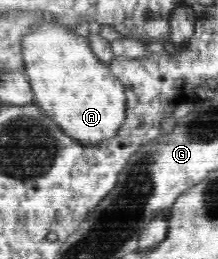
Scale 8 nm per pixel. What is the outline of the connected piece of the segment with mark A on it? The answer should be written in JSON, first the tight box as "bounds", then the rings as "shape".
{"bounds":[22,19,126,146],"shape":[[[52,19],[43,25],[35,26],[31,33],[23,37],[22,47],[24,72],[34,91],[34,104],[40,106],[67,135],[77,142],[84,143],[84,146],[98,146],[99,143],[115,138],[126,119],[126,92],[120,81],[111,73],[110,66],[101,62],[93,53],[87,38],[76,35],[74,27],[59,25]]]}

